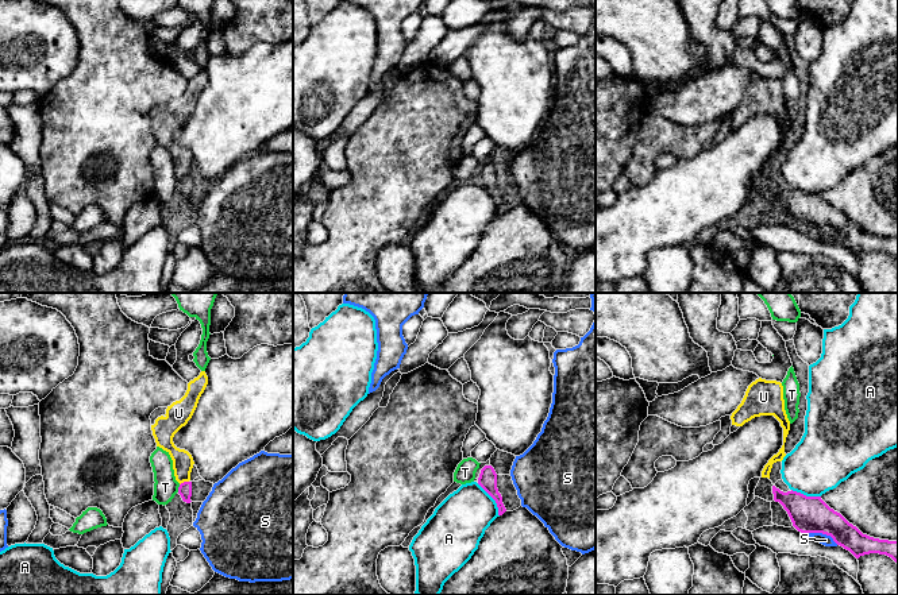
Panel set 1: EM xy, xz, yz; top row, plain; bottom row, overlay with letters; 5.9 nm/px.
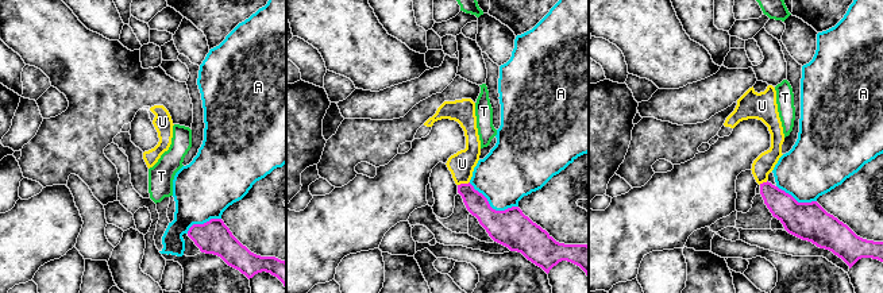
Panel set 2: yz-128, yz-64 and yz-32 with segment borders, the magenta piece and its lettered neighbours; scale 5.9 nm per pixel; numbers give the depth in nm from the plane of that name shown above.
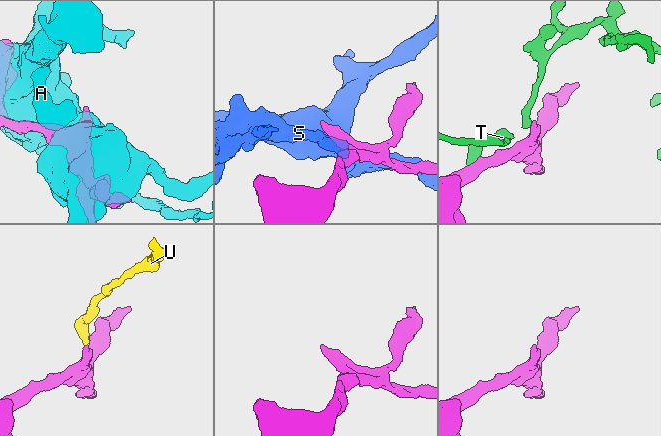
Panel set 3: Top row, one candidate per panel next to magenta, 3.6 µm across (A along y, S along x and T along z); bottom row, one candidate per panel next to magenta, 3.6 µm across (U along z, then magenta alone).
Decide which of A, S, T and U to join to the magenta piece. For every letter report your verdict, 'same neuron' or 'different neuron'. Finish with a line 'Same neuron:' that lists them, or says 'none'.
A: different neuron
S: different neuron
T: different neuron
U: same neuron
Same neuron: U

